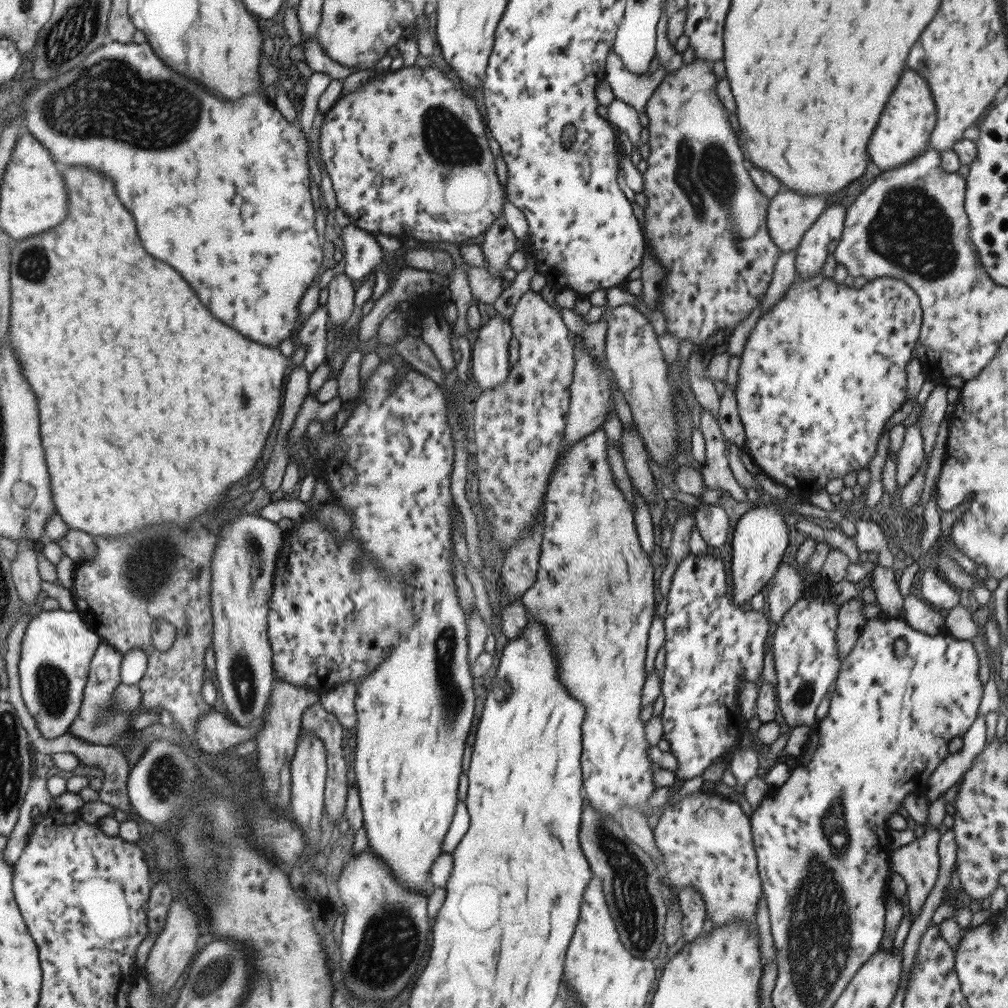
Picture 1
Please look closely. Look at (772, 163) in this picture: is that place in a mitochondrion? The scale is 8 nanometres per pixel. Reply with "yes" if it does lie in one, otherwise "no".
no

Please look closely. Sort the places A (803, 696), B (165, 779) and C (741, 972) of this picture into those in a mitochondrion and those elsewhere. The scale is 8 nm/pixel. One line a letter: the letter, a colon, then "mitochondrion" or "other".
A: mitochondrion
B: mitochondrion
C: other

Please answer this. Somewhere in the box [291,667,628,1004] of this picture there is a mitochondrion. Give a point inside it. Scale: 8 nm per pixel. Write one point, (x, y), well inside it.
(390, 941)

